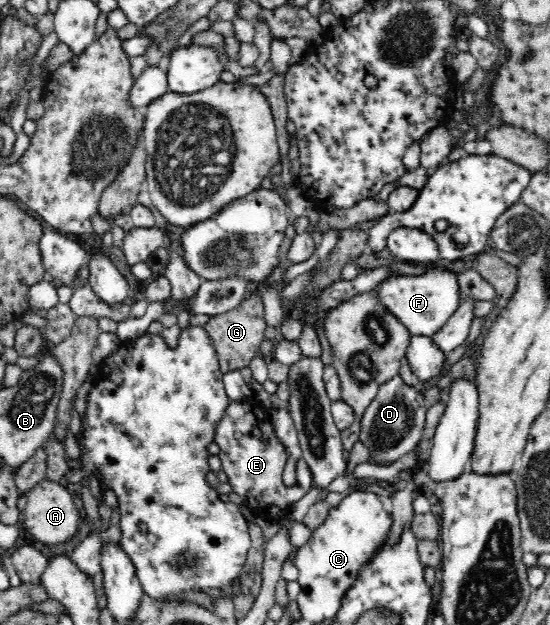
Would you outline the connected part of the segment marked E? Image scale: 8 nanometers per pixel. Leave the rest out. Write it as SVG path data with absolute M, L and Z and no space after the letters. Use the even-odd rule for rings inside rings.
M229 400L224 414L216 421L213 442L219 447L221 469L227 475L228 484L242 499L242 503L256 517L279 519L286 515L291 505L301 501L312 488L309 466L302 458L296 461L296 483L287 487L281 480L283 467L289 461L284 443L279 440L268 411L255 409L243 400Z

